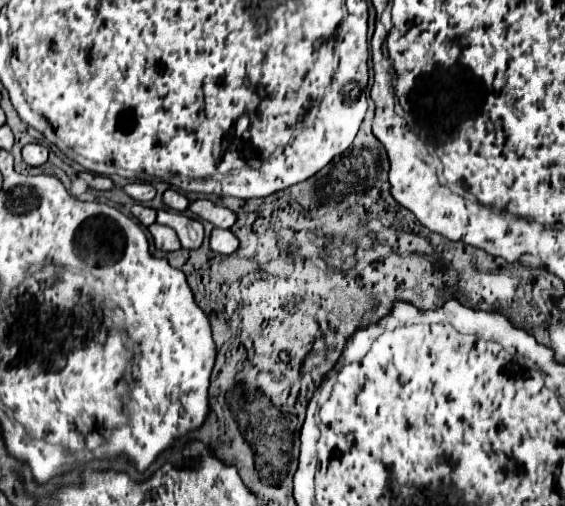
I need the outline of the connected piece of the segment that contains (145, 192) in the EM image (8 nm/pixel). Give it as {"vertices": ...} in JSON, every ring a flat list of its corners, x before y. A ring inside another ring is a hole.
{"vertices":[[132,182,132,184,126,184,124,186,124,192,128,196,132,196,136,202,148,202,156,196,156,190,152,184,146,184,146,182]]}

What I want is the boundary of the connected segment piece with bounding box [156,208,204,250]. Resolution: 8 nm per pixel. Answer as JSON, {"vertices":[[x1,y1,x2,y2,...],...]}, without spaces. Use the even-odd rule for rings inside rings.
{"vertices":[[166,208,158,210,156,214,158,214,156,216,158,224,164,224,164,226,170,226,170,228,176,230,182,248,192,250,192,248,198,248,202,244,204,228,202,228,202,224,198,220,188,218,184,214,180,214,180,212,174,212,174,210,166,210]]}

